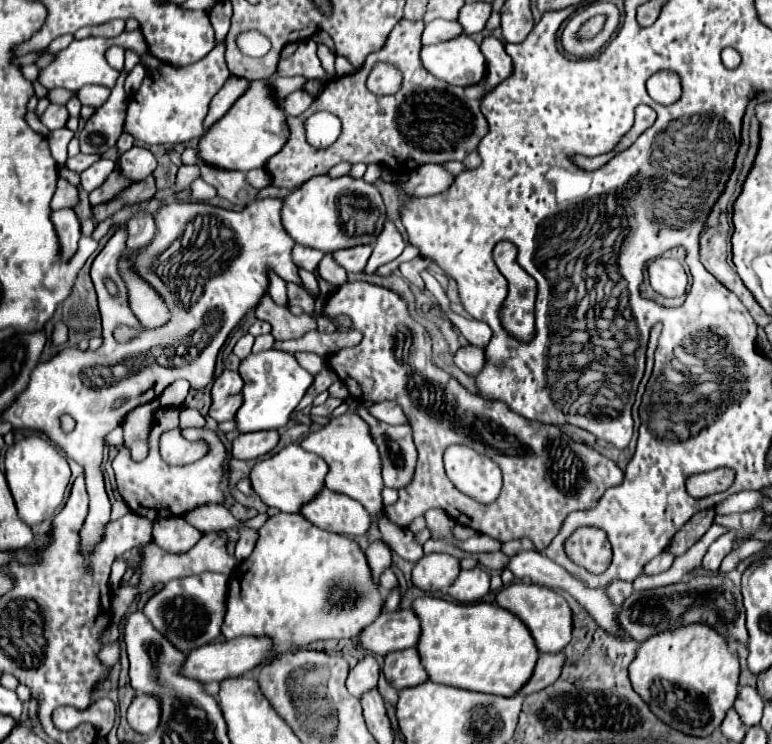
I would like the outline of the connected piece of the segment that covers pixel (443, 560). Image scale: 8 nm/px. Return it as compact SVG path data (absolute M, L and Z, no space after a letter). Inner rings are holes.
M427 554L413 568L413 584L425 592L449 588L461 572L459 560L449 554Z

